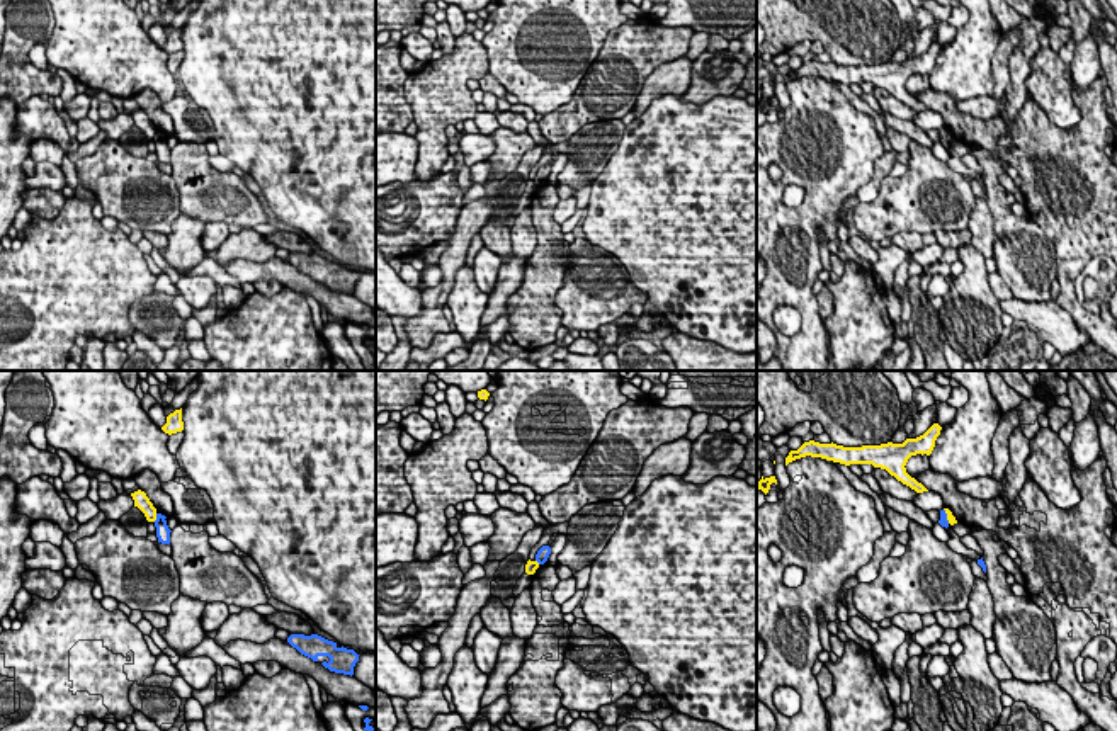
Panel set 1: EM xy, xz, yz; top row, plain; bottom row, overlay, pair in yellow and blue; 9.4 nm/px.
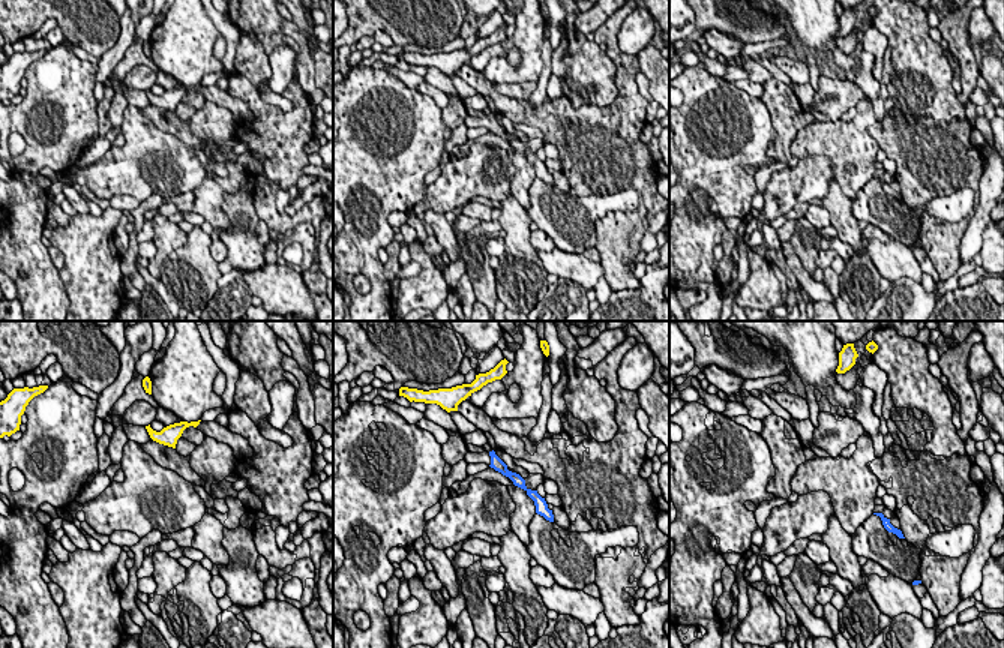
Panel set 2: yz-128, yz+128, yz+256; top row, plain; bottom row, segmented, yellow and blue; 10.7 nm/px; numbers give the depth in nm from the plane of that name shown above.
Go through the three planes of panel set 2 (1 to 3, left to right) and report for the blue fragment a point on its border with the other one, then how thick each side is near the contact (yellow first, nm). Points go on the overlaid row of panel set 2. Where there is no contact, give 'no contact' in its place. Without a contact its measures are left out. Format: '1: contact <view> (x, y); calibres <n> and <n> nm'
1: no contact
2: no contact
3: no contact

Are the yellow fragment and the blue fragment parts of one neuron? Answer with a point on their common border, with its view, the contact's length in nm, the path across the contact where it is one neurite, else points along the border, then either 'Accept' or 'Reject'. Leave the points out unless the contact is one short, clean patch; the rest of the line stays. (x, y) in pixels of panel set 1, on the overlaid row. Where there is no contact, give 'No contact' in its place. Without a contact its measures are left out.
Touches yellow at xy (155, 517). Shared border 90 nm. Boundary: xy (157, 514), (153, 521). Reject

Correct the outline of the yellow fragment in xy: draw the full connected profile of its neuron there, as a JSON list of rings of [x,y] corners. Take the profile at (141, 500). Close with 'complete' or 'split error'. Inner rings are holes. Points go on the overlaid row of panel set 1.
[[[138,490],[138,491],[131,493],[131,496],[134,500],[134,507],[138,507],[145,513],[146,520],[155,522],[156,520],[156,508],[153,507],[153,503],[146,496],[146,493]]]; complete

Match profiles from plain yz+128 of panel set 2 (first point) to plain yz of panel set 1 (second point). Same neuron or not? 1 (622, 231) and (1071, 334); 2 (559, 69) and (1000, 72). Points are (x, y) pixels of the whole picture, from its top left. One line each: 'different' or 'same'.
1: different
2: different

